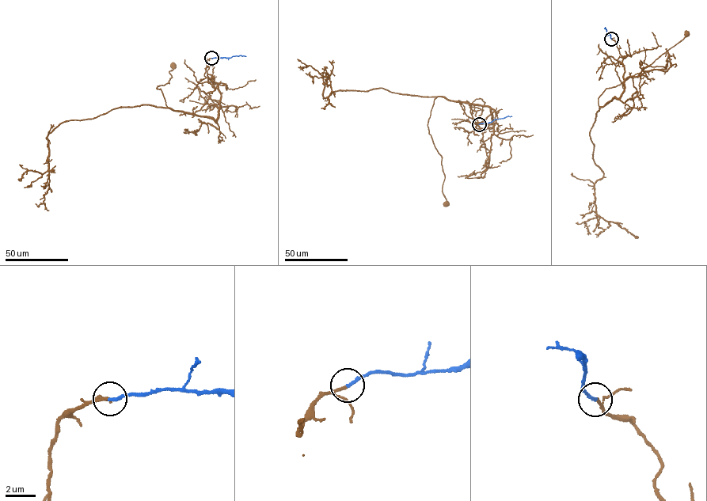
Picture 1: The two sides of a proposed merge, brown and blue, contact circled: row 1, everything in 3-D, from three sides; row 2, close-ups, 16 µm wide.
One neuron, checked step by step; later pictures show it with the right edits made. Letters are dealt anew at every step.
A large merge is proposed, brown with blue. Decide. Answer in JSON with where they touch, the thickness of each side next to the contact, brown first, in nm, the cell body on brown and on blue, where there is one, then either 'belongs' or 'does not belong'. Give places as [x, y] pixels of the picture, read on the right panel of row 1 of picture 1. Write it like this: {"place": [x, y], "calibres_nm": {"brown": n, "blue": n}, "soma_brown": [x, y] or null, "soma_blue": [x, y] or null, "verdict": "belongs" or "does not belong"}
{"place": [611, 39], "calibres_nm": {"brown": 120, "blue": 220}, "soma_brown": [686, 33], "soma_blue": null, "verdict": "belongs"}

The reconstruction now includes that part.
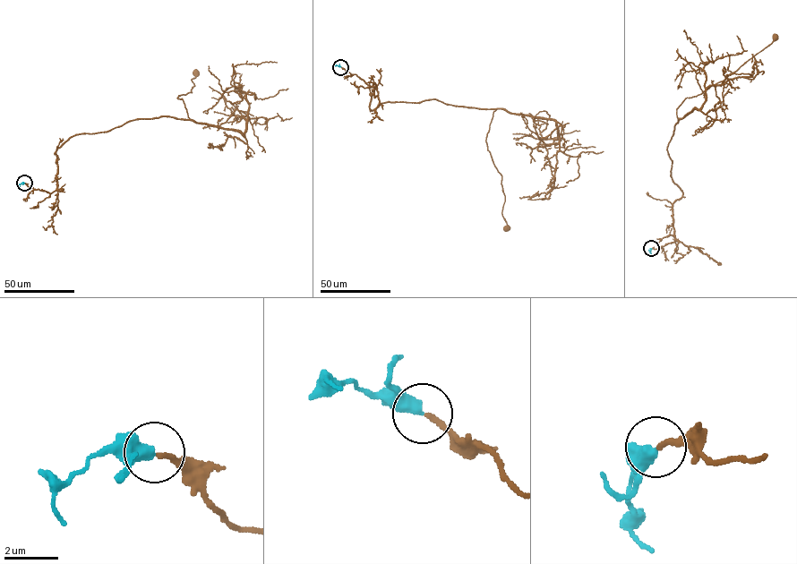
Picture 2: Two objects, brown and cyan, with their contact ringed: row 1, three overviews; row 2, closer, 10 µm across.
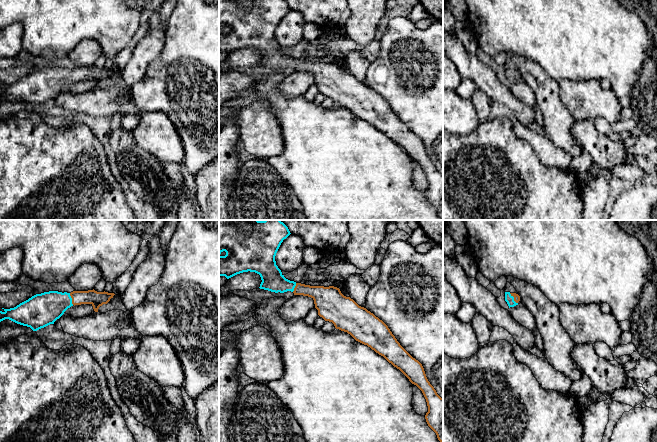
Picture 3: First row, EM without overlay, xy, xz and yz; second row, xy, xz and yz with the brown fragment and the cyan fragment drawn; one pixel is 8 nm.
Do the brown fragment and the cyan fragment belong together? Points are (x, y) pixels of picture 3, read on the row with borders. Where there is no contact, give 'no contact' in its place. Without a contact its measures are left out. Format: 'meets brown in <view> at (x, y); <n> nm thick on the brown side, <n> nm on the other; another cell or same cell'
meets brown in xy at (72, 299); 120 nm thick on the brown side, 260 nm on the other; same cell

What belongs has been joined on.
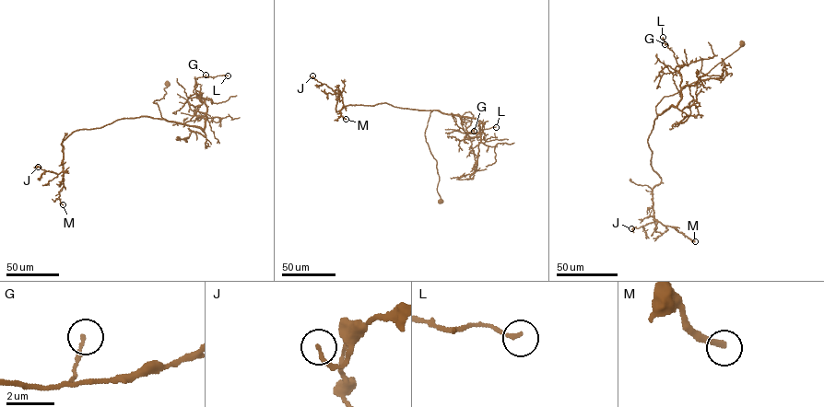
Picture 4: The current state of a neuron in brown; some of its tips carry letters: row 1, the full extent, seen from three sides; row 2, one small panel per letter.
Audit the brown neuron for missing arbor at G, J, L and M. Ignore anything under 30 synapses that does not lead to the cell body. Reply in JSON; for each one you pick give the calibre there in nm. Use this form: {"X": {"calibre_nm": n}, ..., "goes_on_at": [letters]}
{"M": {"calibre_nm": 240}, "goes_on_at": ["M"]}

